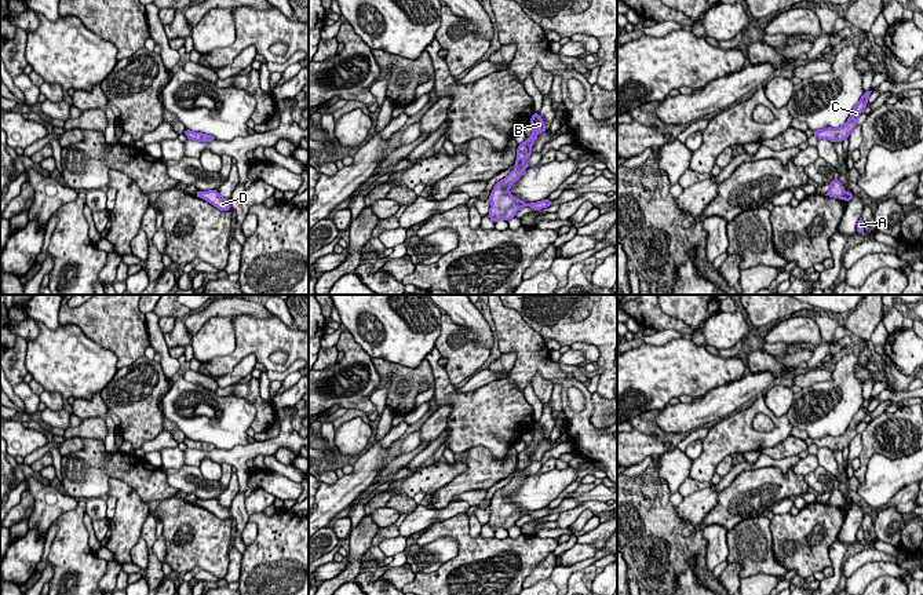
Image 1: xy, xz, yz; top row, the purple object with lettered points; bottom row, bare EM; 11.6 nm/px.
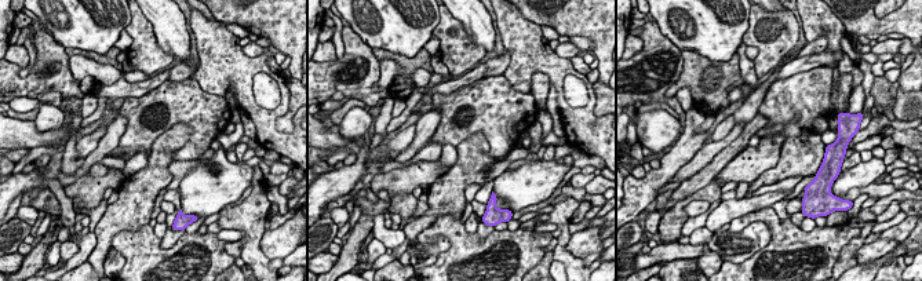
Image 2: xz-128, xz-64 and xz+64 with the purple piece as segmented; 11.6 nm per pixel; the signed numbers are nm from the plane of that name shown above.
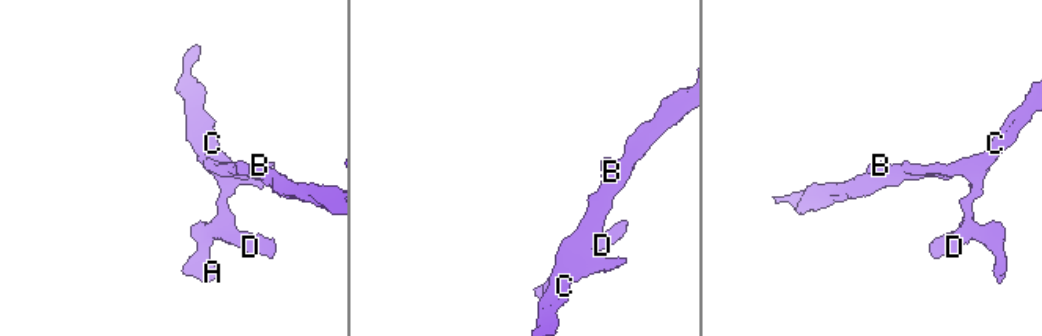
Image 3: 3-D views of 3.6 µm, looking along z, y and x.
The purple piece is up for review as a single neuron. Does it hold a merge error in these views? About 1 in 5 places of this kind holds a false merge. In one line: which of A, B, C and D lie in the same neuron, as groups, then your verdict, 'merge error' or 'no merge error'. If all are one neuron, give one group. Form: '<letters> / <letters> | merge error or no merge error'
A B C D | no merge error

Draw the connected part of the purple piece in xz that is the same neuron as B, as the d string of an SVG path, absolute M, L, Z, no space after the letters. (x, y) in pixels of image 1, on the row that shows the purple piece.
M533 113L532 120L529 124L533 127L533 131L528 140L518 145L517 149L517 165L510 172L508 176L506 176L503 180L497 182L489 196L490 200L490 209L489 209L489 218L492 222L496 222L499 219L510 220L515 216L515 213L525 208L530 207L535 211L540 211L546 207L552 205L552 201L550 200L541 200L539 202L526 204L521 201L519 198L515 198L510 193L510 187L521 178L523 171L530 165L523 165L522 163L532 156L530 147L535 145L535 139L540 132L547 131L543 118L539 116L539 113Z

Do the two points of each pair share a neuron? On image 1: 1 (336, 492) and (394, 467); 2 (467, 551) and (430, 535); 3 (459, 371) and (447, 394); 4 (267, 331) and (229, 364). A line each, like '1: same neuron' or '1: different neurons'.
1: different neurons
2: same neuron
3: different neurons
4: same neuron

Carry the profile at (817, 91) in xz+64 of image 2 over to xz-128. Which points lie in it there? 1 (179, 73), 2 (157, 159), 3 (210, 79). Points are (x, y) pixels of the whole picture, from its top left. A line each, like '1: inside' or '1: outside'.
1: outside
2: outside
3: outside

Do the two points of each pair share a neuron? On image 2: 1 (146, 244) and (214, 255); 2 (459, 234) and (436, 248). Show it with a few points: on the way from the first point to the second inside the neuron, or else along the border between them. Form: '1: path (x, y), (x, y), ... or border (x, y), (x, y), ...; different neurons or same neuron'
1: path (164, 254), (172, 254), (188, 241), (199, 243); same neuron
2: border (447, 237), (449, 245), (429, 266); different neurons

